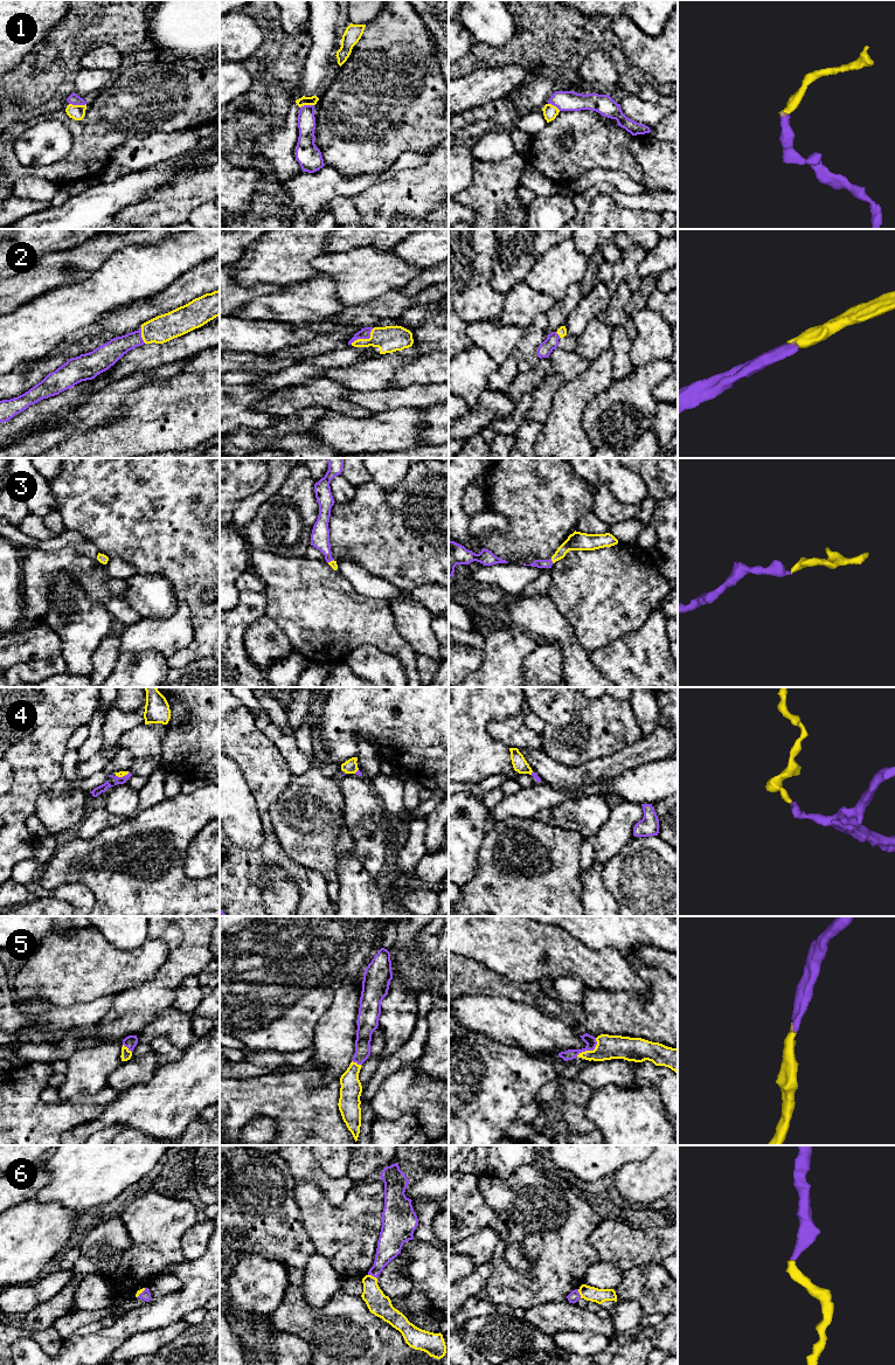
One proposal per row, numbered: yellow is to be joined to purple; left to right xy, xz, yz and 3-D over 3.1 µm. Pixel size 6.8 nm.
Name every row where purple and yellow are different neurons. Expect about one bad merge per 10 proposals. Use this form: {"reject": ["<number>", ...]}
{"reject": ["1"]}

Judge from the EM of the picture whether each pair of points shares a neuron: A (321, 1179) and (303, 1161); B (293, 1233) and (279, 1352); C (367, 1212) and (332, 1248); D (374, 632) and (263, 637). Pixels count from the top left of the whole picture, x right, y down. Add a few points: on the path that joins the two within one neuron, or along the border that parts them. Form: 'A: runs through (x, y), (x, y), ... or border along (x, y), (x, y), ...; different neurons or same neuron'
A: runs through (317, 1175), (307, 1165); same neuron
B: border along (277, 1330), (298, 1336), (307, 1343); different neurons
C: runs through (358, 1221), (341, 1239); same neuron
D: border along (268, 615), (285, 635), (293, 651); different neurons

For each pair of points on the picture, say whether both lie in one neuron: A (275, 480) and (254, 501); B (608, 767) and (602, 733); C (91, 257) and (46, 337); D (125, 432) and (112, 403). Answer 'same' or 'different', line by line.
A: same
B: different
C: different
D: different

